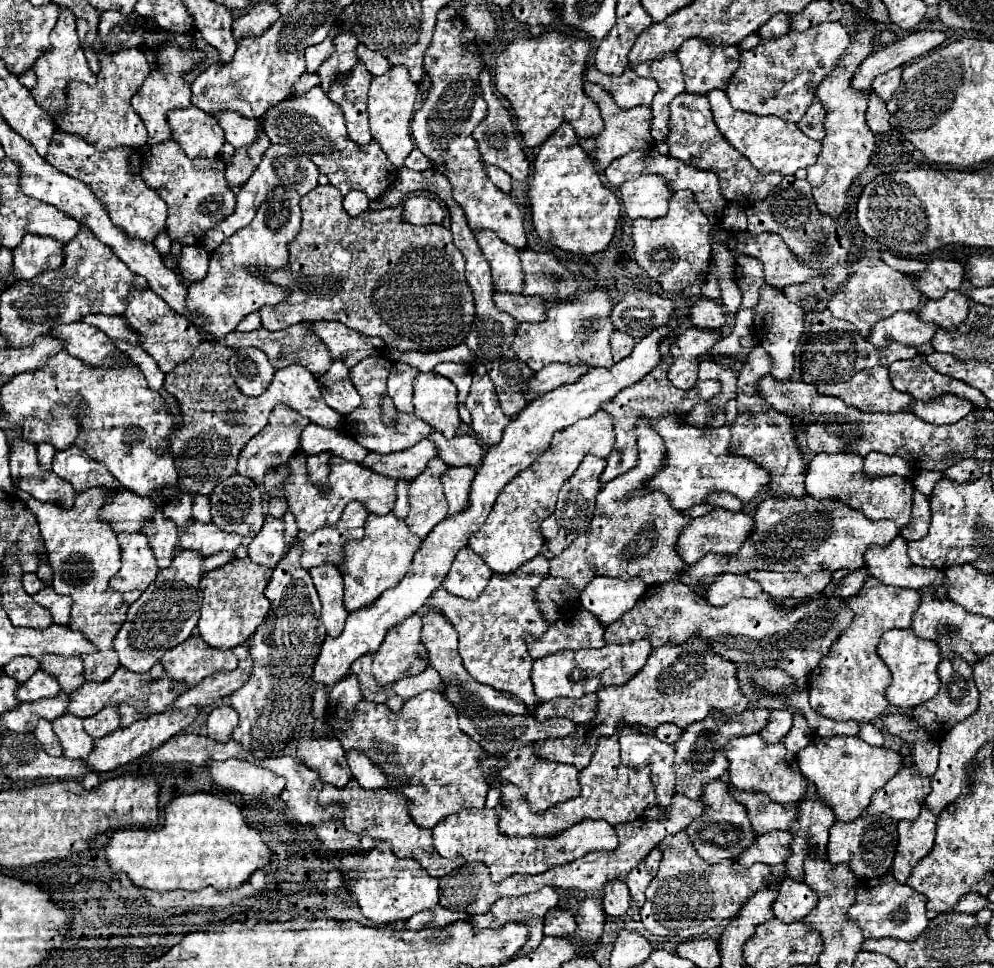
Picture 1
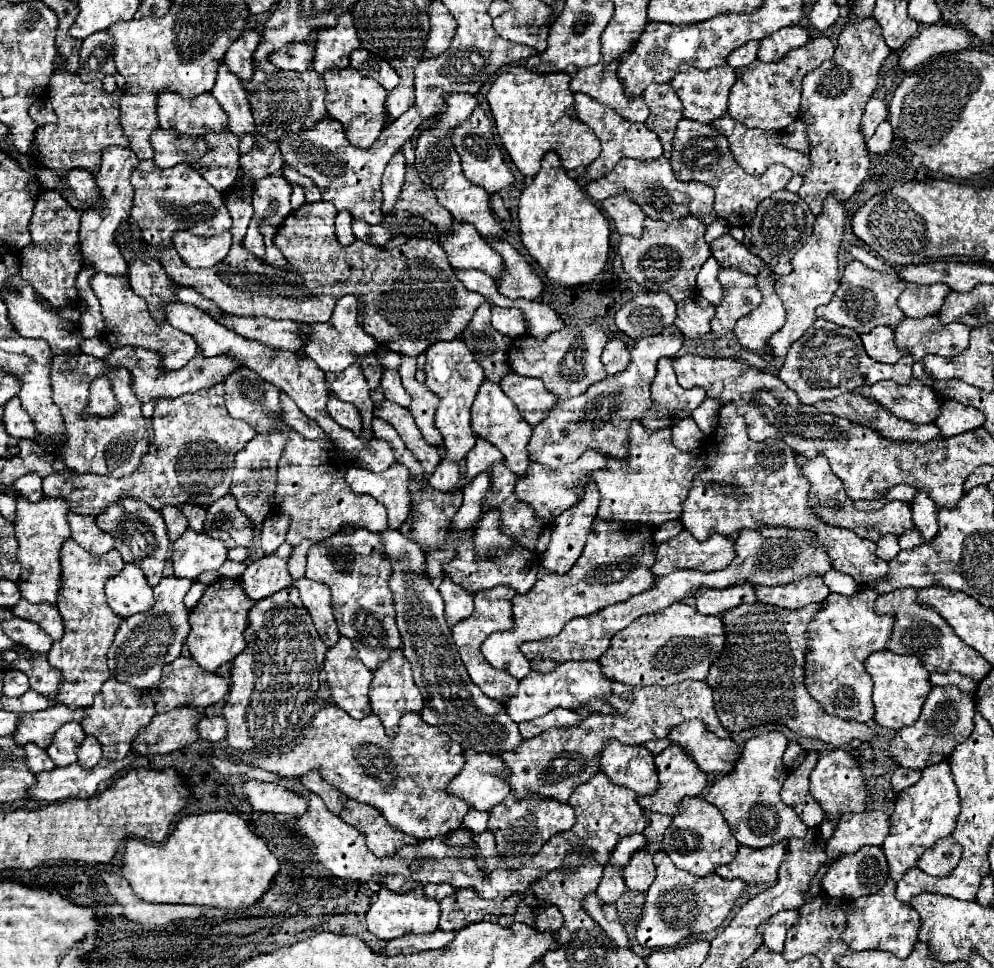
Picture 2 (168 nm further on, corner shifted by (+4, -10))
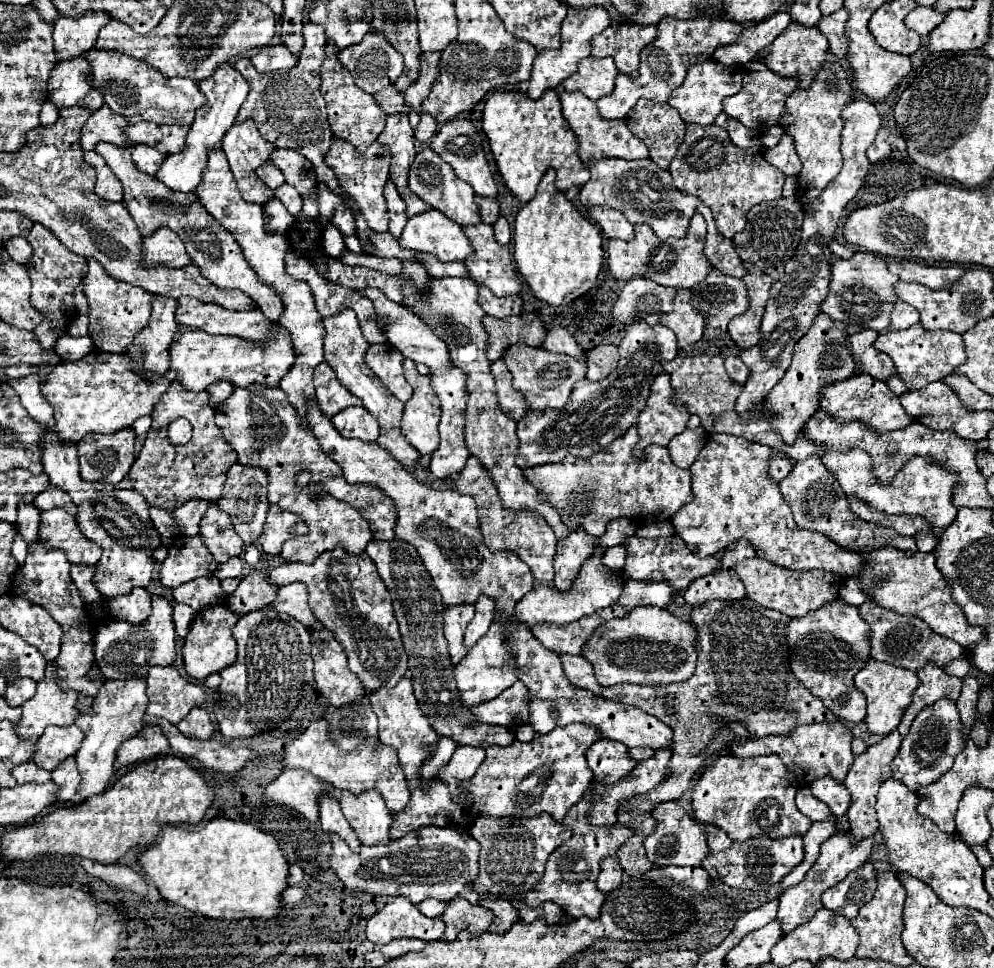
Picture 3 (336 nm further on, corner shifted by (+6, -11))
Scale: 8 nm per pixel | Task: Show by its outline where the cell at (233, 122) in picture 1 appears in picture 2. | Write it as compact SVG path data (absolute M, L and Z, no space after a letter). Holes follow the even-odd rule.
M160 89L156 99L158 127L174 129L186 135L204 135L208 131L226 131L226 113L212 93L194 99L180 97L174 89Z

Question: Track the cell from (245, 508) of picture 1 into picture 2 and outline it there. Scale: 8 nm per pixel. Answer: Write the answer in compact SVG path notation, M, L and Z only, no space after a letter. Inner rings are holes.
M230 495L208 507L204 533L220 539L228 549L248 547L254 539L254 529L248 525L248 517L236 509L236 499Z

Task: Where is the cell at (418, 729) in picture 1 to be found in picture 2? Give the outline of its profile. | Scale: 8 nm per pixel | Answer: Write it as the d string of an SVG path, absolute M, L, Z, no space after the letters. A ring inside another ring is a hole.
M328 705L314 715L306 737L296 747L280 755L234 755L224 749L204 751L204 755L262 767L270 773L296 779L310 771L318 771L322 779L340 789L344 795L360 803L374 805L390 825L416 839L430 839L460 829L462 817L470 809L466 801L446 793L448 781L452 781L464 765L462 747L448 735L440 733L440 729L424 723L418 713L406 713L400 719L398 735L390 739L376 715L356 721L348 717L344 709Z

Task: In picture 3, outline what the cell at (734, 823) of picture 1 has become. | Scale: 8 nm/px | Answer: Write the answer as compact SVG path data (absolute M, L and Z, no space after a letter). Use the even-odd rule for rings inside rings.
M676 800L662 802L654 808L652 816L658 820L658 828L644 840L646 854L656 866L700 866L710 856L710 846L706 842L706 824L692 818Z

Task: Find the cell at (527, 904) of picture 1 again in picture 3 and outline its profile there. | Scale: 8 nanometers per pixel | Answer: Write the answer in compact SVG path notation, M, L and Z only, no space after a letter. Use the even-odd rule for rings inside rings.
M504 898L486 900L484 906L490 908L494 914L494 922L488 928L490 932L506 932L518 920L518 910L512 906L510 900L504 900Z

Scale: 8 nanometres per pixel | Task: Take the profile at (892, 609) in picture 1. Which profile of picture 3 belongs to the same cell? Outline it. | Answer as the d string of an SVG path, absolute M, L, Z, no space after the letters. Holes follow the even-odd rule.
M836 598L802 618L792 618L786 636L790 644L790 666L796 678L840 720L862 722L866 716L866 698L862 698L862 690L854 686L854 674L866 666L870 658L870 626L866 626L866 620L858 614L858 606Z

